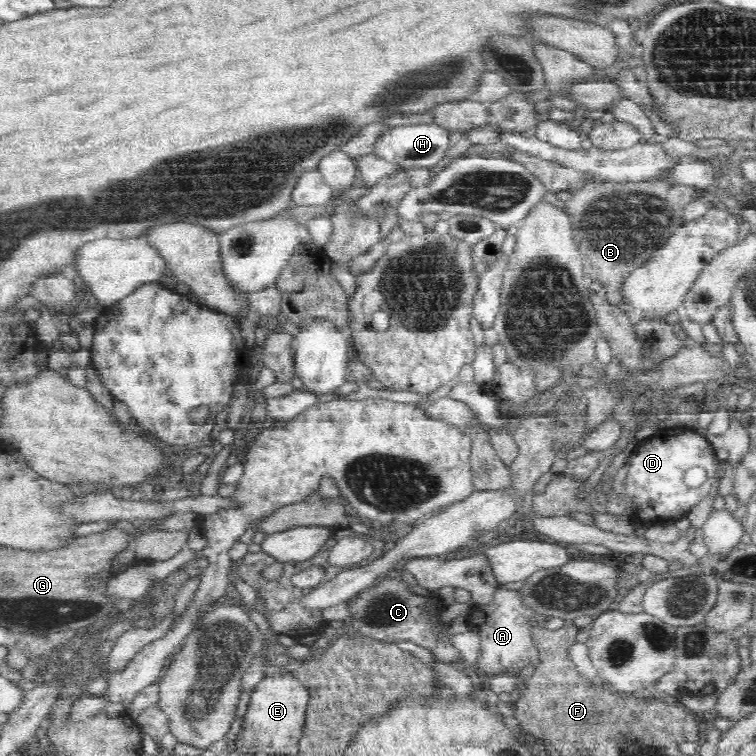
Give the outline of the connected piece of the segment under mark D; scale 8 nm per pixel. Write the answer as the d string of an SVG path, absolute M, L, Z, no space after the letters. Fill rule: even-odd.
M681 426L658 430L654 435L639 442L628 459L630 467L625 483L619 488L608 490L608 499L616 495L628 495L635 500L635 511L631 519L635 522L657 523L662 525L666 520L678 520L699 502L709 496L716 480L716 455L709 439L699 435L690 428ZM693 466L701 466L707 472L707 480L695 488L688 487L683 476Z

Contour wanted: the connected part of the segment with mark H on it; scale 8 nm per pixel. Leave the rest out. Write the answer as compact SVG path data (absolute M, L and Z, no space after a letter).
M436 122L432 124L411 124L408 126L391 127L380 138L374 154L392 162L399 162L405 168L419 169L431 167L439 163L451 149L451 132Z

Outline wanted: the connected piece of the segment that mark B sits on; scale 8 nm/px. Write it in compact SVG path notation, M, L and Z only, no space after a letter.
M589 175L582 176L582 184L570 186L555 194L563 212L570 218L573 228L573 238L580 251L586 257L584 273L589 281L600 283L606 291L608 302L622 313L641 318L641 310L633 308L626 302L626 280L662 247L662 244L672 235L676 227L685 224L683 211L696 198L702 197L694 186L683 182L673 182L668 178L650 179L640 182L600 181Z

